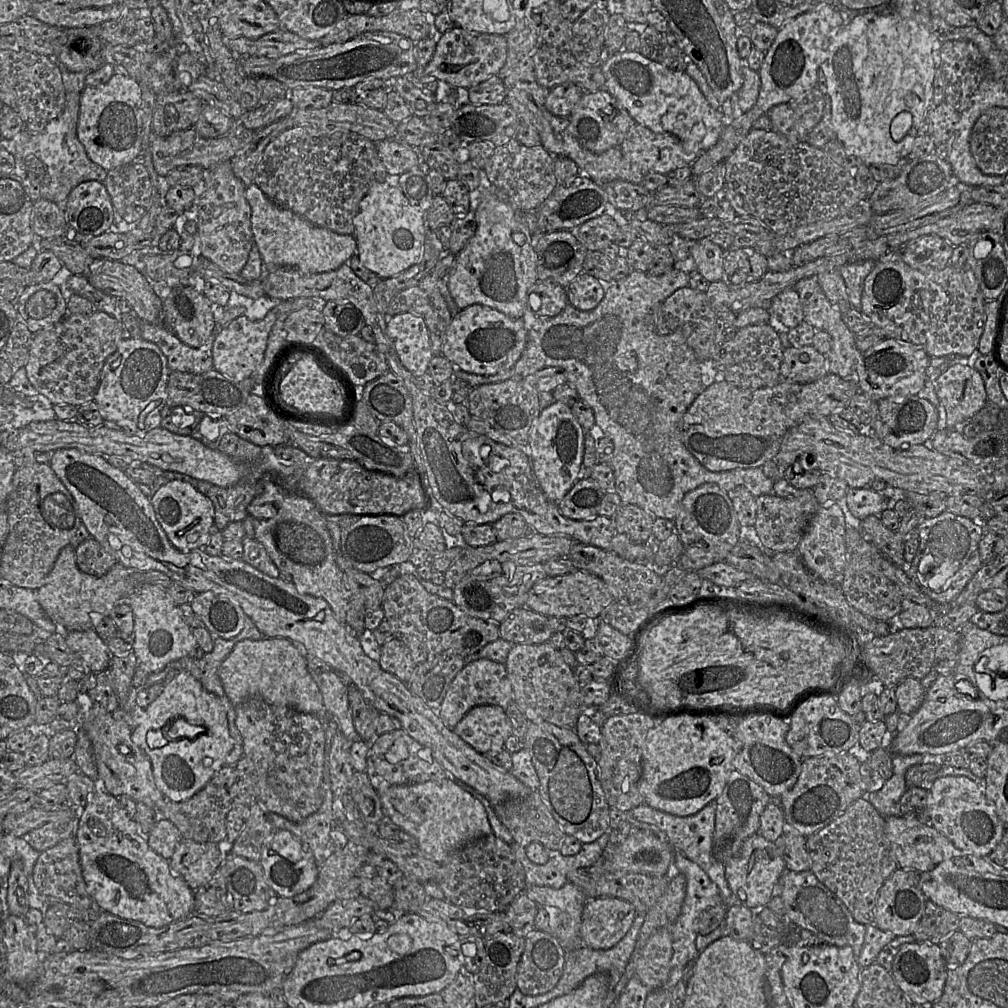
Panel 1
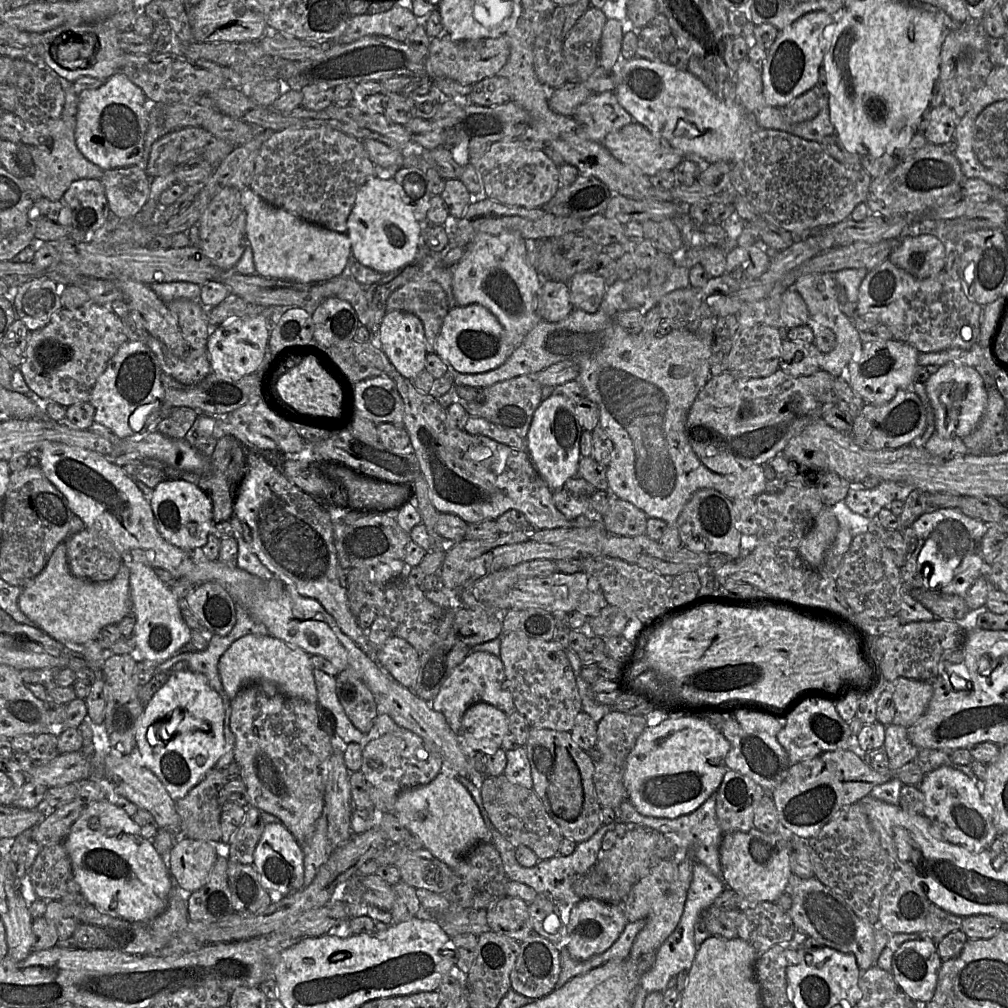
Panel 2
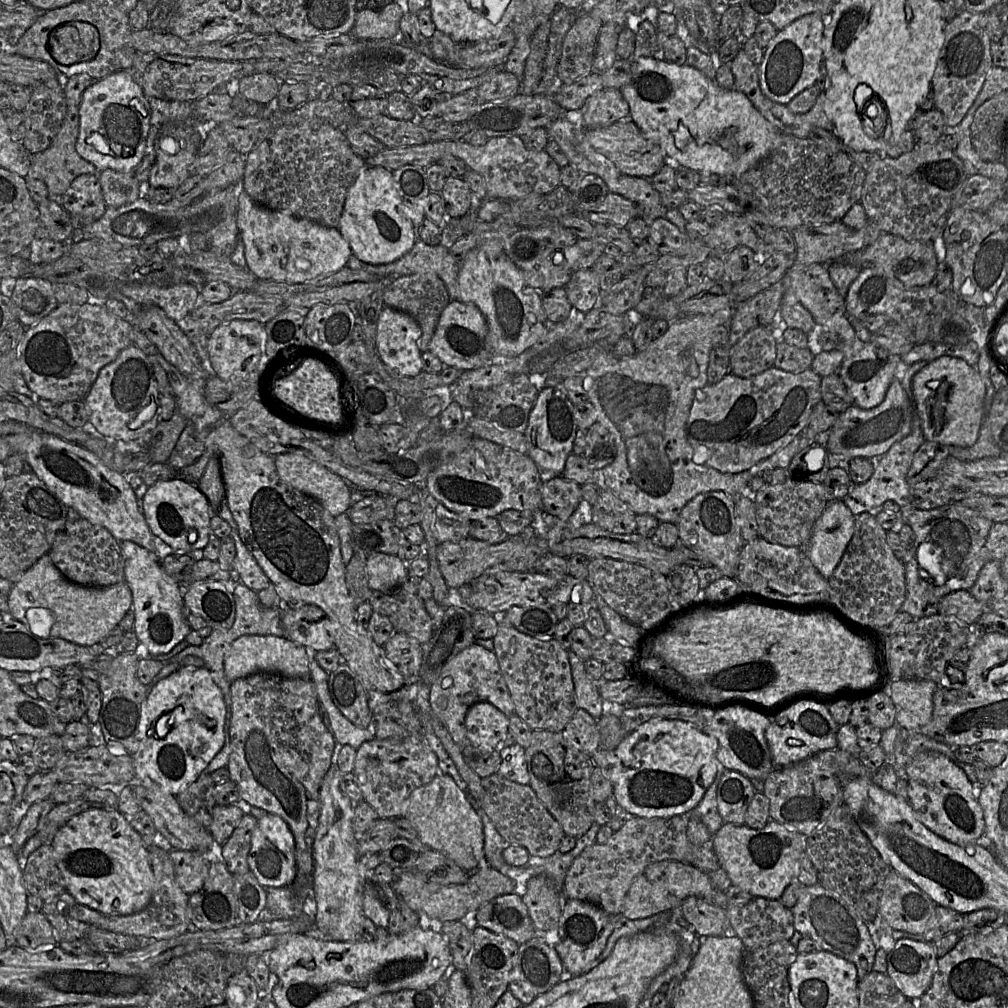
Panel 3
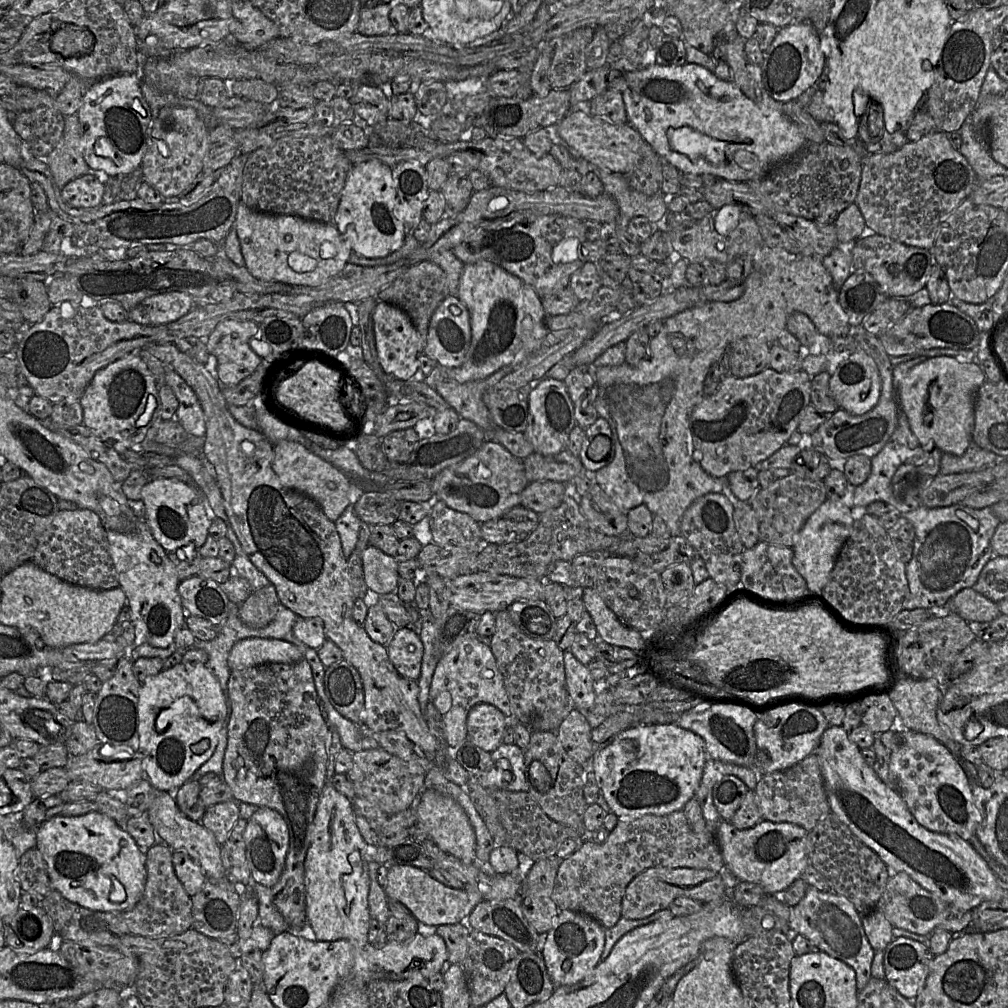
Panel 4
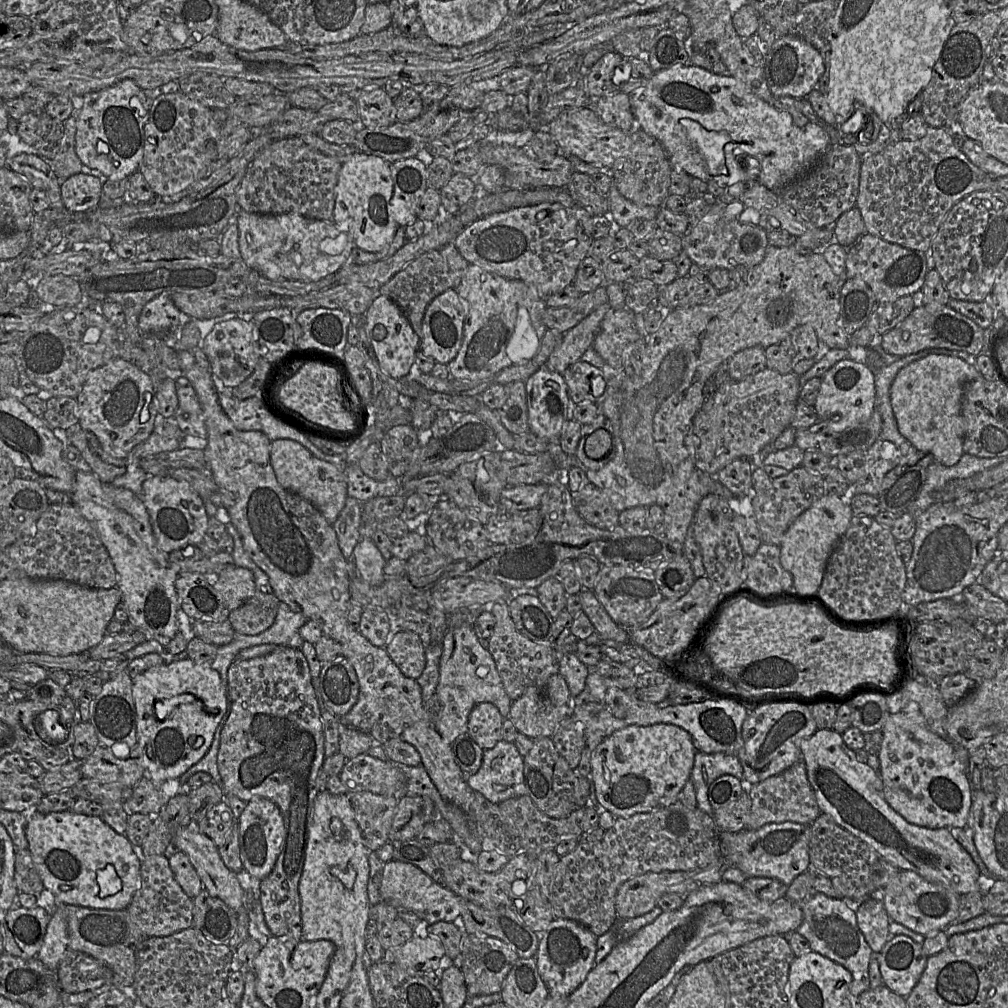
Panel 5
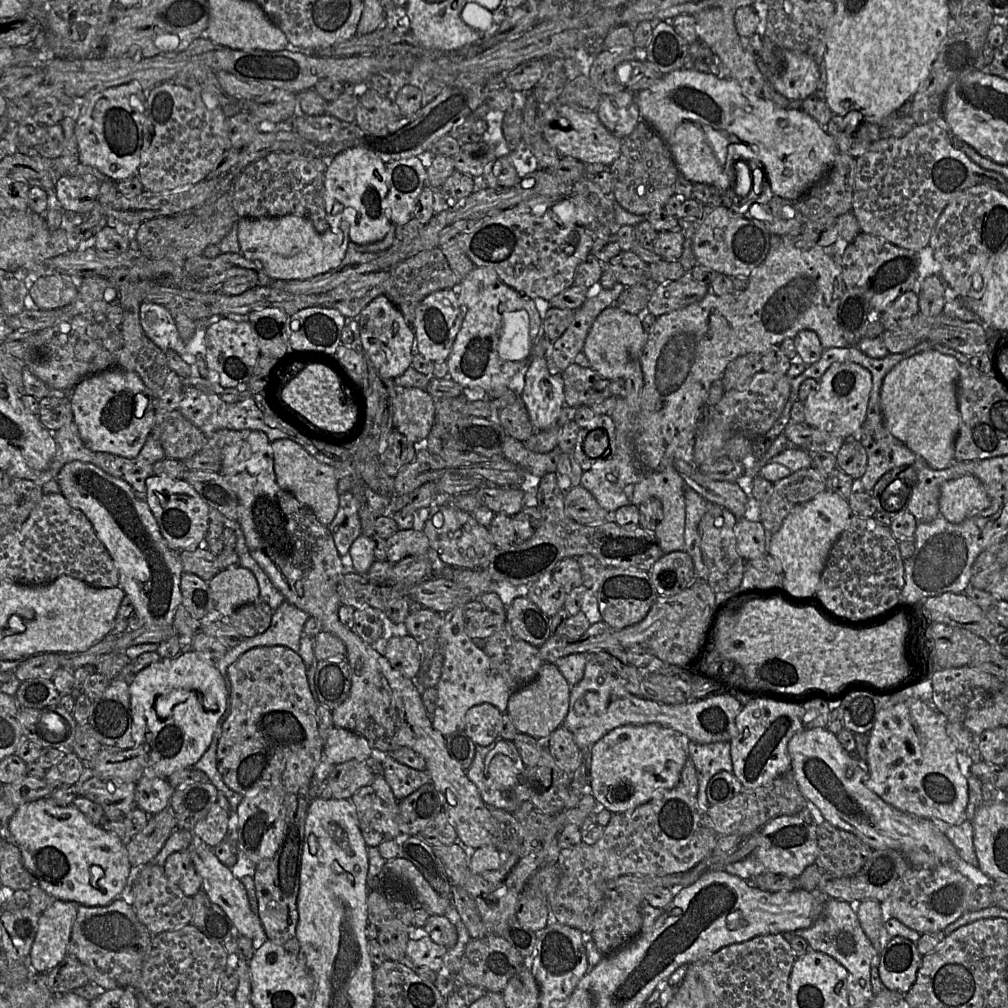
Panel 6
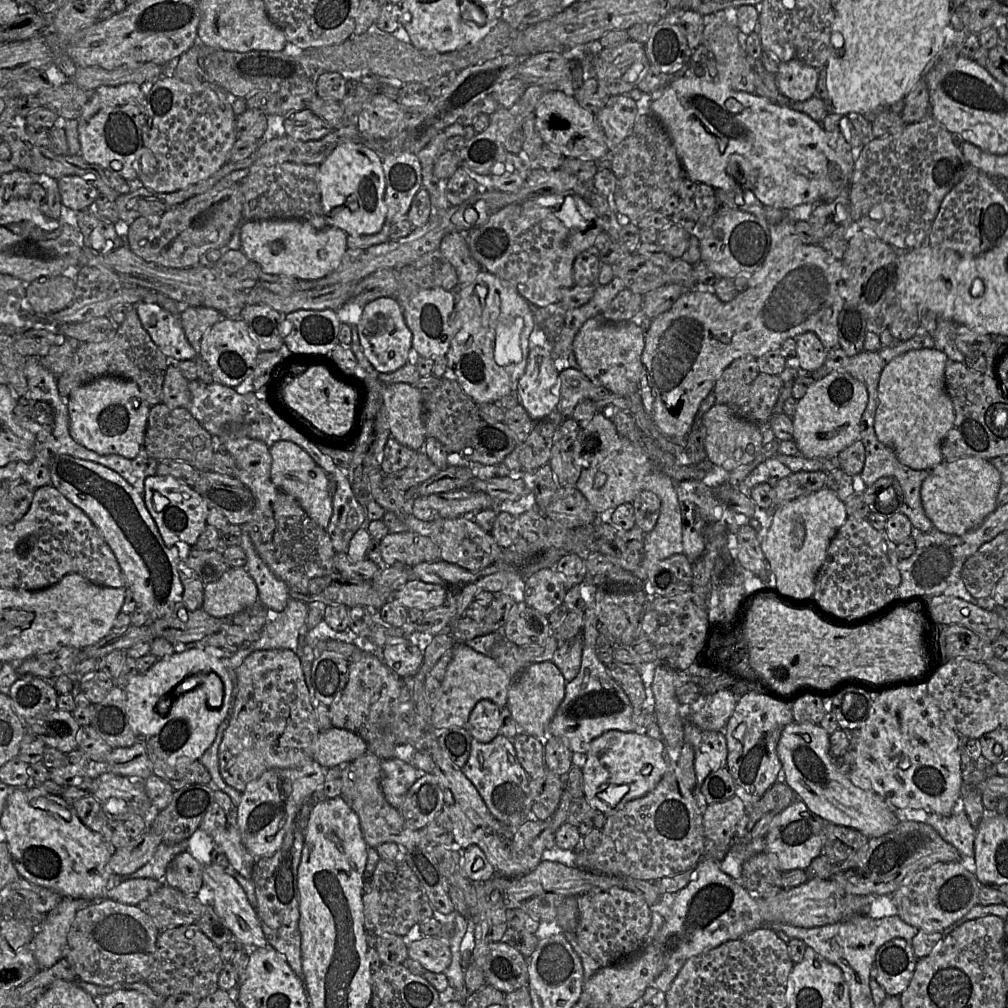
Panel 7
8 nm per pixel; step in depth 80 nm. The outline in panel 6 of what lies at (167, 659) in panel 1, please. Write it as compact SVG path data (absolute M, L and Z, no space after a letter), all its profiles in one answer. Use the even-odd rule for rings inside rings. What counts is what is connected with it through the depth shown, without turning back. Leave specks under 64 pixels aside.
M88 462L65 464L57 481L69 505L88 518L107 549L119 574L119 586L131 598L135 614L145 624L172 625L182 600L180 551L169 548L146 501L138 499L126 481Z

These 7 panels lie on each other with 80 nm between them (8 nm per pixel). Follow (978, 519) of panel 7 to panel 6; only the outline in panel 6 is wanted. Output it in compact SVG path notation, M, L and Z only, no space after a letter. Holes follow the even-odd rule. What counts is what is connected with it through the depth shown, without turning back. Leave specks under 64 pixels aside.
M972 475L945 482L941 486L940 514L951 523L961 523L990 506L982 483Z

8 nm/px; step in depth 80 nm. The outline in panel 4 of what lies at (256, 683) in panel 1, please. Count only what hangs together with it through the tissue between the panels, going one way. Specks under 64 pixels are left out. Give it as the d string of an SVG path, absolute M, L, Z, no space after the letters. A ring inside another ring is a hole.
M245 638L232 647L228 656L230 670L265 663L295 663L303 659L303 647L273 638Z

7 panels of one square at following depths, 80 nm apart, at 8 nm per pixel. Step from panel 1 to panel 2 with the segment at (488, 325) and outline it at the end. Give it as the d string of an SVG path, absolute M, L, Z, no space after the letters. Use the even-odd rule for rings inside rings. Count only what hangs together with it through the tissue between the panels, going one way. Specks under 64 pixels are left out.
M479 304L455 306L444 318L441 330L436 339L435 353L447 363L448 367L461 373L484 373L501 366L513 352L513 335L509 334L498 319L485 307Z

